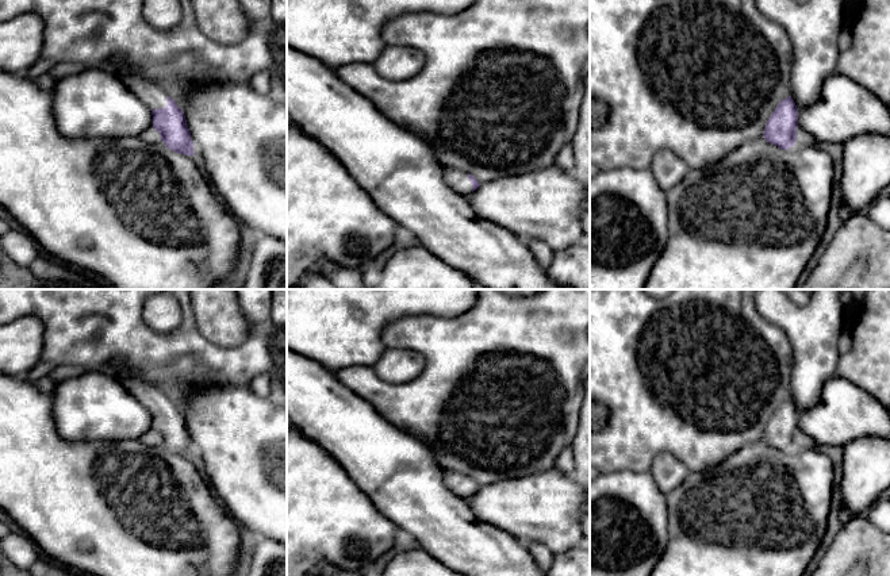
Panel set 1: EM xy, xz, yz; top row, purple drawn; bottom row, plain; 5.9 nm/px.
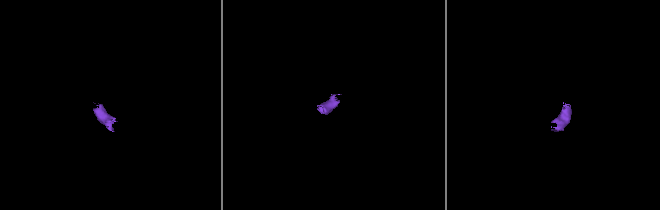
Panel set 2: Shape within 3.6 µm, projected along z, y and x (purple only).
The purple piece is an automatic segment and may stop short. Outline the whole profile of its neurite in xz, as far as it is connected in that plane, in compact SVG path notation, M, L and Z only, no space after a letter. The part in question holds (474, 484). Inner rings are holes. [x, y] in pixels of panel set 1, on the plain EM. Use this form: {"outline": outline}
{"outline": "M445 472L445 485L457 496L468 499L479 491L479 484L469 476L459 472Z"}

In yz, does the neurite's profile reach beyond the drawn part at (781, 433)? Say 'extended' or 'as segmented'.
as segmented

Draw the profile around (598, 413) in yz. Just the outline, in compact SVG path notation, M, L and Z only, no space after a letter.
M590 400L590 429L602 429L609 418L609 410L598 400Z

